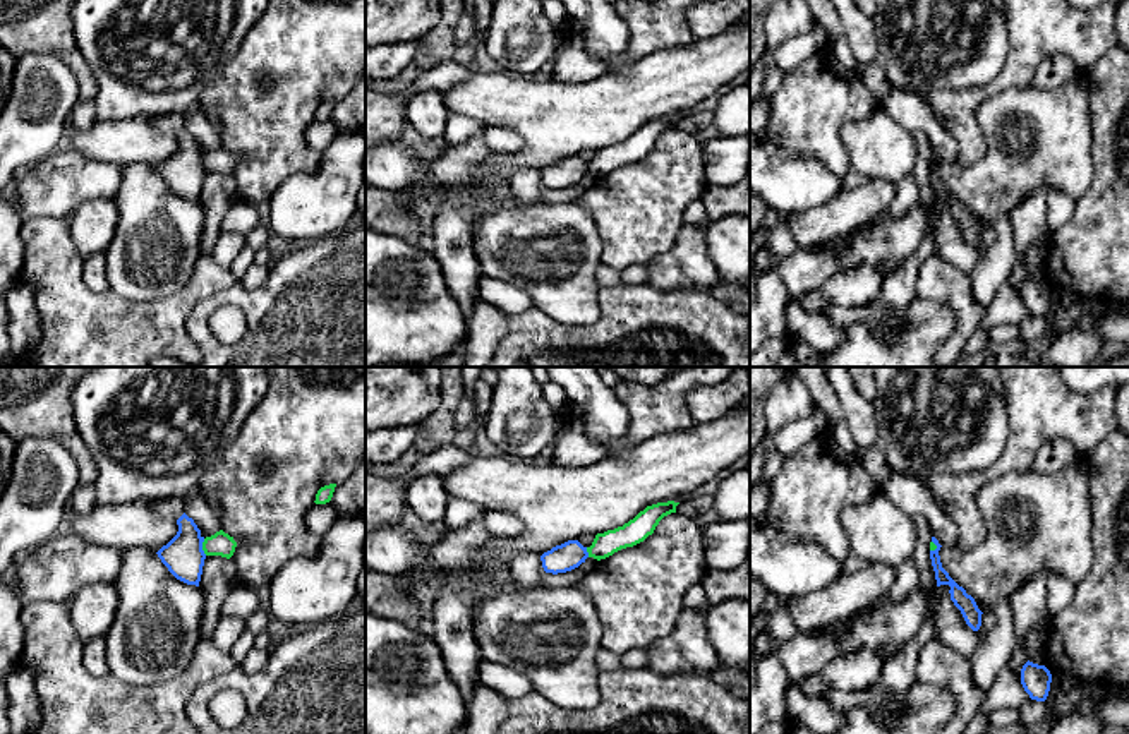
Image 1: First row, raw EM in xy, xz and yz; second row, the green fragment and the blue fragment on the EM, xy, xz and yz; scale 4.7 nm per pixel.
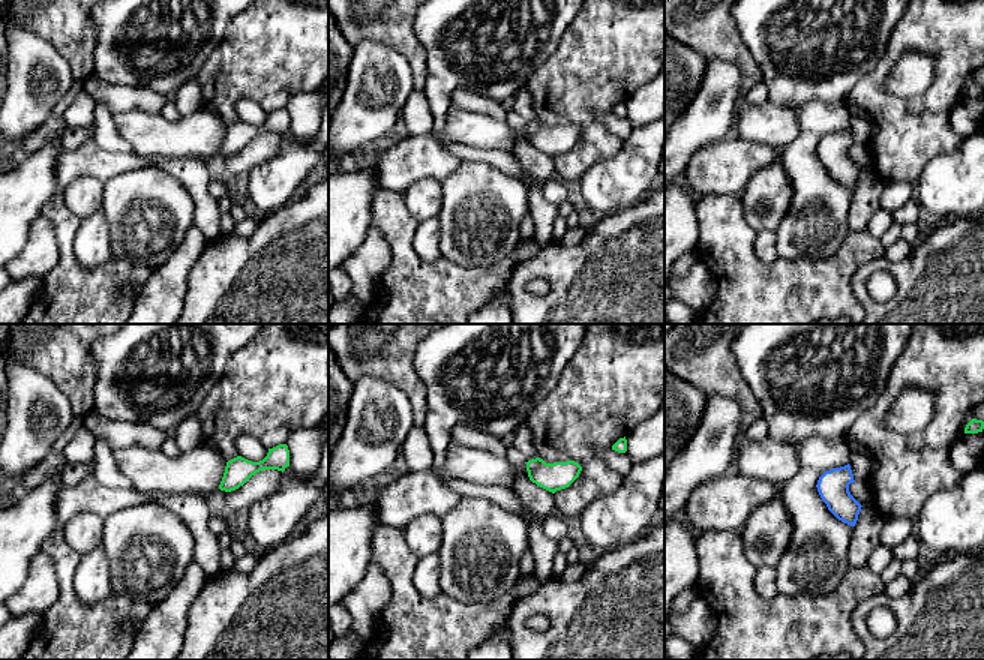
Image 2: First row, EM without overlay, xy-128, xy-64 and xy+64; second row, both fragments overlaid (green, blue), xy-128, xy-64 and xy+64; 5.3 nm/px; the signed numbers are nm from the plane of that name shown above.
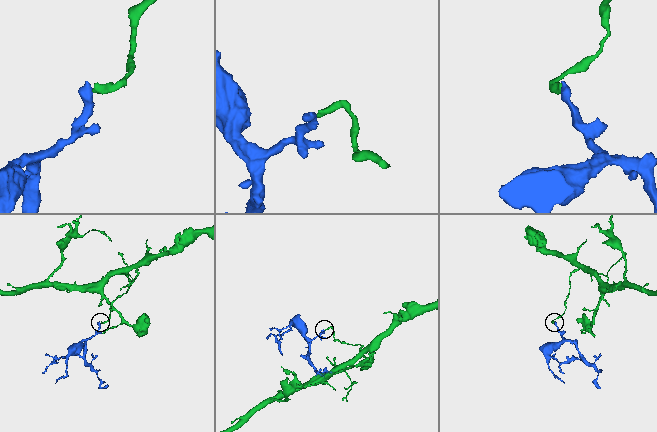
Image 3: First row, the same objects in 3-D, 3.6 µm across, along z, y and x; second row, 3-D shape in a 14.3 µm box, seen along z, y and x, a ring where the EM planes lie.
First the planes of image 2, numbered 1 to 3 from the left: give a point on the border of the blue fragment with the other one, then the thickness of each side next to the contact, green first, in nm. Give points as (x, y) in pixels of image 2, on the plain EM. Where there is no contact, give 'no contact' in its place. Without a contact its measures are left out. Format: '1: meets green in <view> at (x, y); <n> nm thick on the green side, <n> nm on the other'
1: no contact
2: no contact
3: no contact

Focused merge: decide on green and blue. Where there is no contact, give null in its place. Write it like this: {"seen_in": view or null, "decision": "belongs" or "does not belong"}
{"seen_in": "xy", "decision": "does not belong"}

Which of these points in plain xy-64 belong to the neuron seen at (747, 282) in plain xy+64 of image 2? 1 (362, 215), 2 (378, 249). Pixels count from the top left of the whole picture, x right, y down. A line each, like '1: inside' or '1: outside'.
1: outside
2: outside

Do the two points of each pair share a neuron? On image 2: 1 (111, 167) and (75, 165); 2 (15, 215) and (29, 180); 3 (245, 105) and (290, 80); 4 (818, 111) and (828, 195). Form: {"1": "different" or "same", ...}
{"1": "same", "2": "same", "3": "different", "4": "same"}

